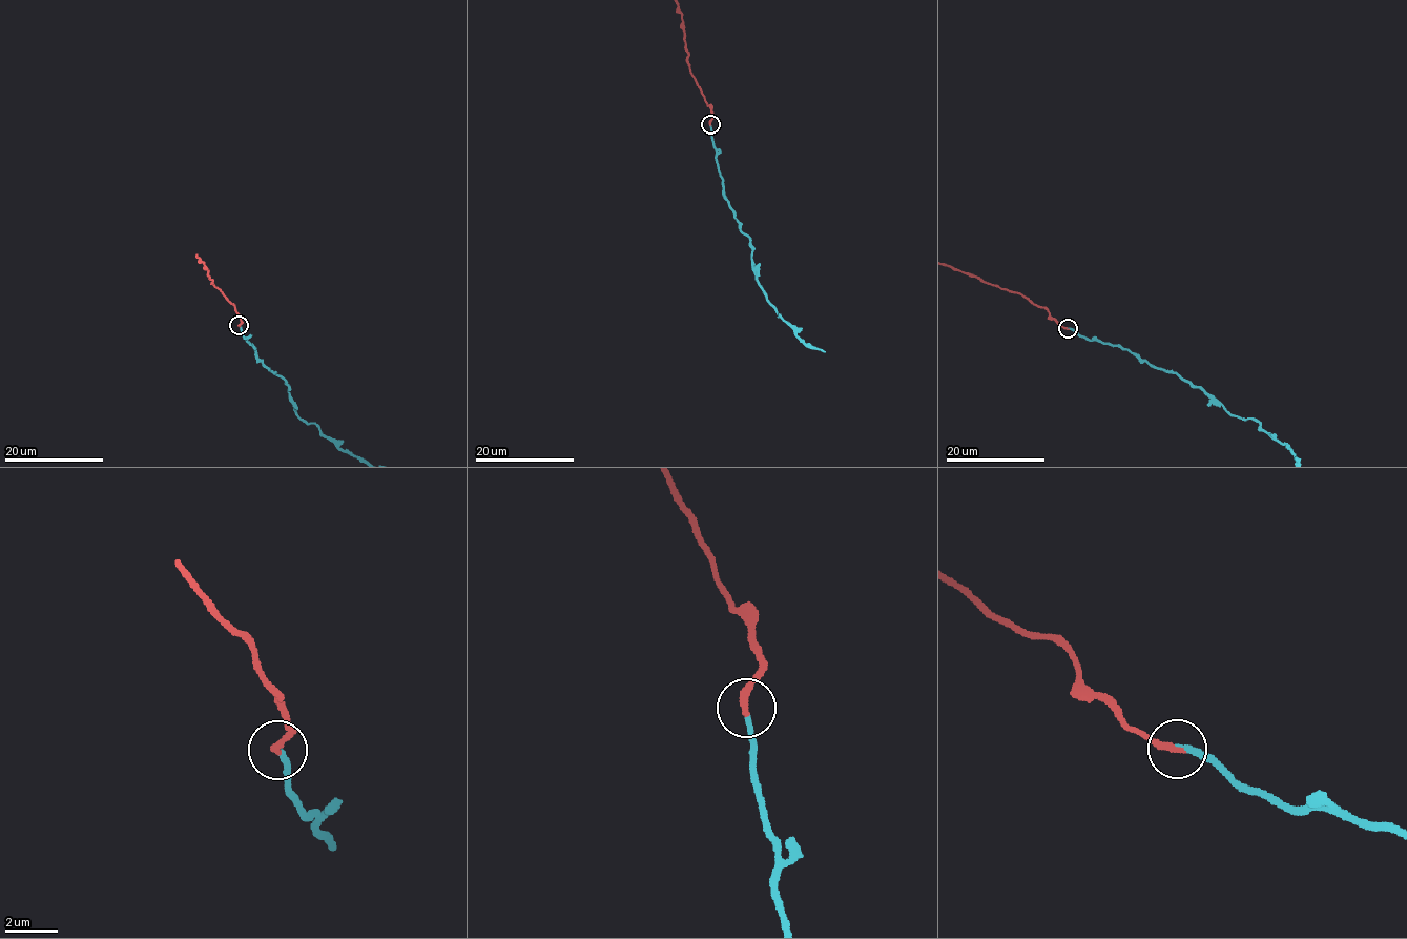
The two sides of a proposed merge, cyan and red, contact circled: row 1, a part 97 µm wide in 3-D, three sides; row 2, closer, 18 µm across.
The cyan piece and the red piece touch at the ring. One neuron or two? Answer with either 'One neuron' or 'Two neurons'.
One neuron

